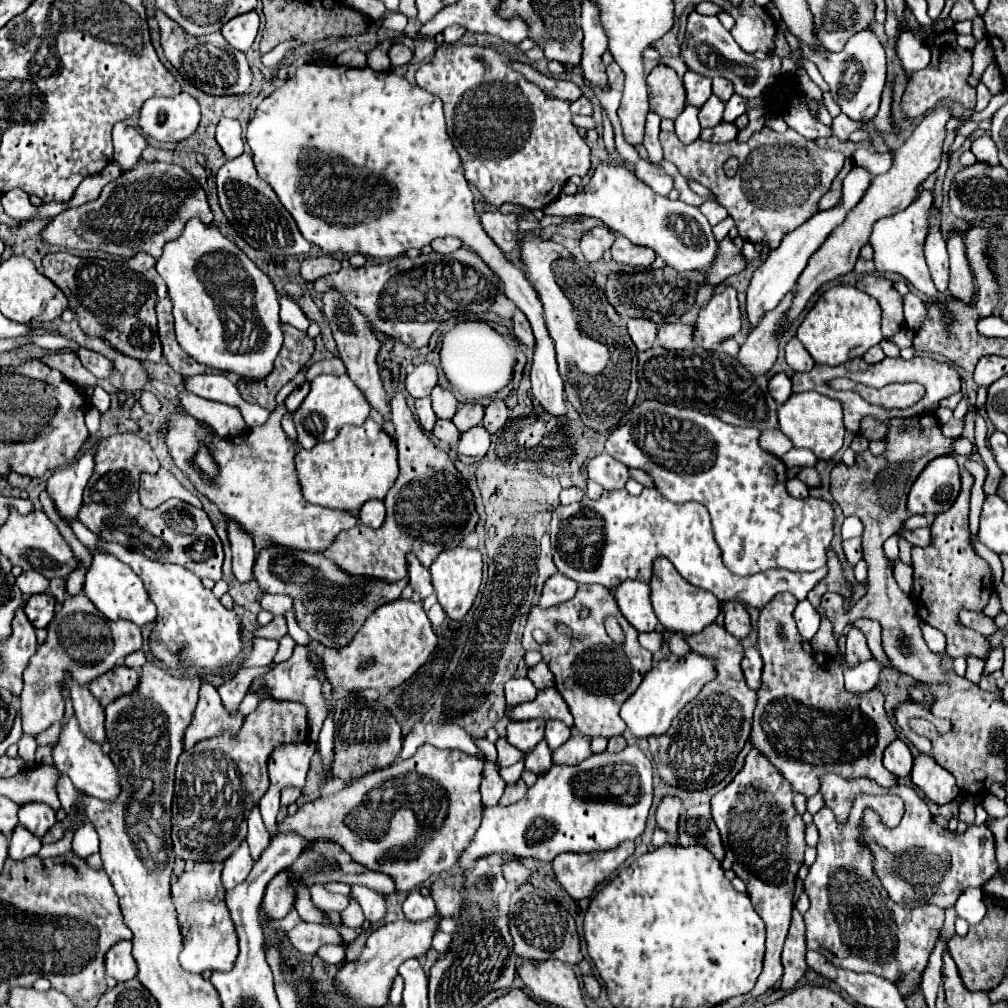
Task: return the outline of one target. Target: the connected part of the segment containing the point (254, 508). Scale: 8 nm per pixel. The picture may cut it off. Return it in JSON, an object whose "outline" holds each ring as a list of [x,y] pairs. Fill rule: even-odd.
{"outline":[[[279,405],[265,425],[247,429],[245,433],[231,439],[207,431],[199,419],[185,411],[173,411],[165,417],[163,425],[167,427],[163,431],[165,445],[173,463],[187,475],[193,487],[211,503],[215,503],[229,521],[237,523],[247,535],[251,535],[255,543],[323,553],[329,549],[329,545],[333,545],[337,533],[357,525],[357,517],[347,511],[333,511],[305,501],[295,477],[293,463],[293,457],[299,451],[299,443],[289,439],[281,429],[279,421],[283,411],[285,409]],[[201,445],[209,449],[209,455],[219,467],[219,475],[203,479],[203,471],[195,463],[195,453]]]}

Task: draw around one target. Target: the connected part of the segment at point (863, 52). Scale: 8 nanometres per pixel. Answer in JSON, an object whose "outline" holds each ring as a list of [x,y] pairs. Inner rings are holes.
{"outline":[[[865,29],[857,35],[853,35],[845,49],[839,51],[839,53],[831,53],[831,51],[825,51],[825,53],[813,53],[807,45],[801,43],[801,49],[803,53],[807,55],[809,61],[813,61],[823,79],[829,83],[831,87],[831,95],[833,99],[837,101],[837,105],[841,107],[841,111],[851,117],[853,121],[859,121],[863,123],[863,131],[869,133],[869,141],[873,143],[875,151],[877,153],[887,153],[887,145],[881,137],[881,133],[873,127],[871,119],[877,115],[879,111],[879,101],[881,101],[881,91],[885,87],[885,51],[879,43],[879,39],[873,35],[871,29]]]}

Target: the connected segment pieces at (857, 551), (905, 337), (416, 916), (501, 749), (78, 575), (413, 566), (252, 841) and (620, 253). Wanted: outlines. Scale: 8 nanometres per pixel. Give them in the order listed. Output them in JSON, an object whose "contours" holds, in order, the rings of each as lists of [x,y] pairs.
{"contours":[[[[855,537],[851,541],[843,541],[843,551],[845,551],[845,557],[849,561],[851,567],[857,565],[857,561],[863,557],[863,549],[861,549],[861,537]]],[[[903,327],[897,335],[891,337],[899,349],[905,349],[905,347],[913,347],[913,329],[909,327]]],[[[411,891],[403,903],[403,911],[405,911],[405,919],[423,921],[435,913],[435,903],[429,895],[421,895],[417,891]]],[[[499,739],[495,745],[497,745],[497,753],[499,753],[499,759],[497,759],[499,765],[507,767],[507,765],[513,765],[523,759],[523,753],[519,749],[515,749],[507,739]]],[[[77,569],[67,577],[67,593],[69,595],[79,595],[83,591],[83,581],[85,581],[85,569]]],[[[415,553],[407,555],[407,571],[409,571],[409,585],[413,587],[415,595],[419,599],[425,599],[433,593],[433,585],[431,585],[431,575],[429,569],[425,569],[421,565],[421,561],[417,561]]],[[[255,807],[247,819],[249,823],[249,835],[247,835],[247,845],[249,845],[249,851],[251,851],[251,857],[253,861],[259,861],[261,853],[269,847],[269,833],[261,821],[261,815],[259,815],[259,807]]],[[[621,235],[617,237],[617,241],[611,247],[611,257],[617,263],[625,263],[625,265],[631,265],[631,267],[641,267],[641,269],[649,269],[651,263],[655,261],[653,249],[633,245],[631,241],[627,241]]]]}

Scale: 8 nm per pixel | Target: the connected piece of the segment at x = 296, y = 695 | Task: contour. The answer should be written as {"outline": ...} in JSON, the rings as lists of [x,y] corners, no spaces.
{"outline":[[[295,645],[293,655],[291,655],[285,663],[273,667],[269,673],[257,677],[257,679],[251,683],[249,693],[257,693],[257,689],[265,689],[265,687],[267,687],[269,693],[271,693],[271,697],[277,699],[277,701],[301,701],[301,703],[309,709],[309,729],[311,729],[311,731],[309,731],[309,737],[311,737],[311,741],[315,743],[317,737],[319,737],[323,719],[327,717],[327,709],[325,709],[323,693],[321,693],[321,683],[317,681],[317,677],[315,677],[315,667],[309,663],[307,655],[309,655],[309,647]]]}

